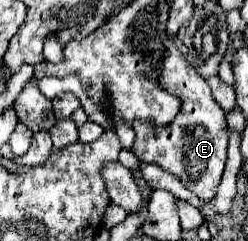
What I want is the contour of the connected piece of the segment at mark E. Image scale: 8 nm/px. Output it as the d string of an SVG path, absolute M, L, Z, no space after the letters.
M167 39L167 57L161 67L161 85L181 99L181 111L167 127L135 121L133 153L143 163L157 163L165 171L177 175L199 199L211 201L219 187L227 159L227 123L225 113L213 99L207 81L187 63L187 47L179 39Z

